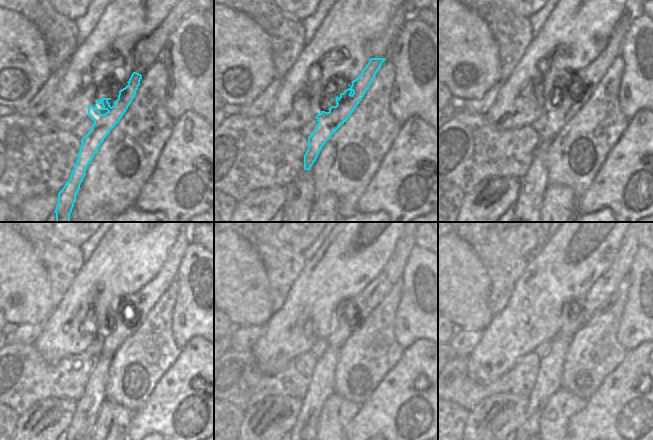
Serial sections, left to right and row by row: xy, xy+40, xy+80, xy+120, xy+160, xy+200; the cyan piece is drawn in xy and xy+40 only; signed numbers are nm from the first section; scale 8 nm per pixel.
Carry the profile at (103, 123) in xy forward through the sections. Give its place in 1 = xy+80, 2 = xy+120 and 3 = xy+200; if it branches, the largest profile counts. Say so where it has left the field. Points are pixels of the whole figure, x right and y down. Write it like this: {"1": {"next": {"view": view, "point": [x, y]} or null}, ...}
{"1": {"next": {"view": "xy+80", "point": [588, 78]}}, "2": {"next": {"view": "xy+120", "point": [143, 301]}}, "3": {"next": {"view": "xy+200", "point": [606, 285]}}}

